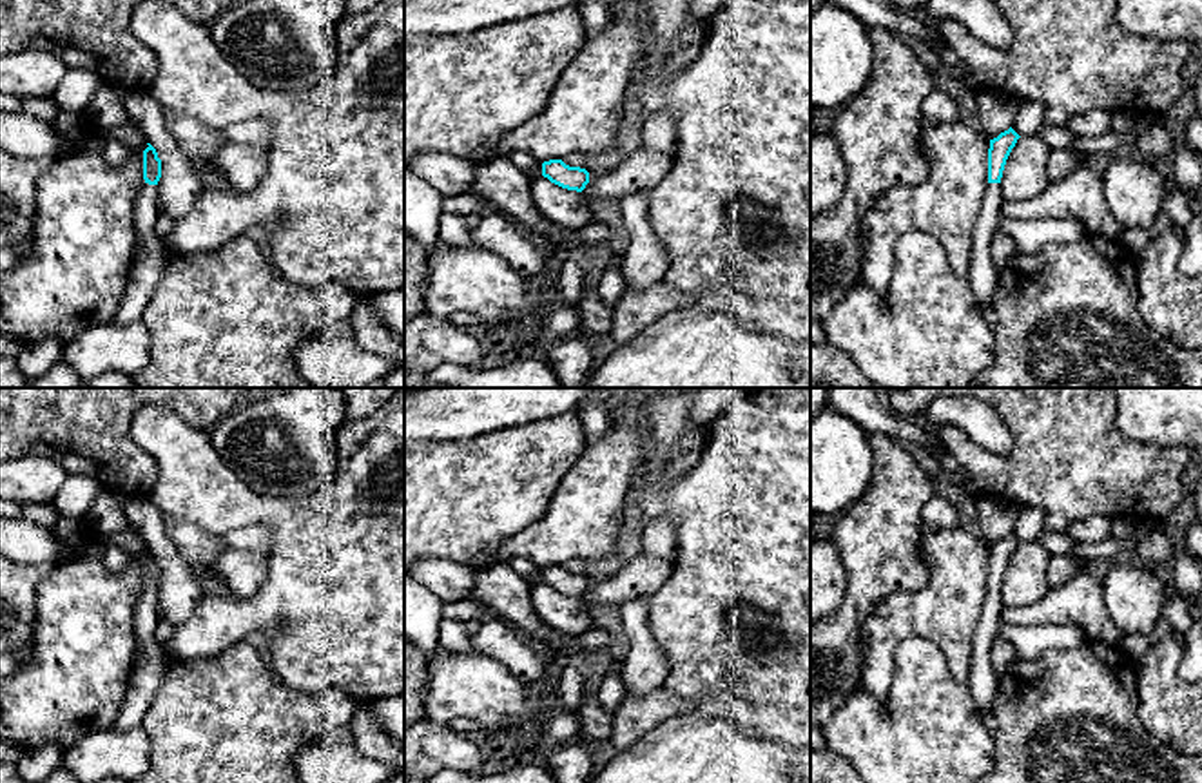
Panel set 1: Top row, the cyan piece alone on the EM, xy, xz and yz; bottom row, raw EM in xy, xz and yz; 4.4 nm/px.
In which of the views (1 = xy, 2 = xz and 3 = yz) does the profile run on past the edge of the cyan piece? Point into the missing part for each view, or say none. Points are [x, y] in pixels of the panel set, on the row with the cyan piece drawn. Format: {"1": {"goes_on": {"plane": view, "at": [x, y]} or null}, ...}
{"1": {"goes_on": {"plane": "xy", "at": [149, 265]}}, "2": {"goes_on": null}, "3": {"goes_on": {"plane": "yz", "at": [983, 276]}}}

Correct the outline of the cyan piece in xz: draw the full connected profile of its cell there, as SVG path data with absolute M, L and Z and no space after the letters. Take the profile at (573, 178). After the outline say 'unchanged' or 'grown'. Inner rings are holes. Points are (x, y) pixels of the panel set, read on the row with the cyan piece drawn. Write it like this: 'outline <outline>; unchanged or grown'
outline M549 160L542 163L542 176L551 183L582 192L589 183L589 172L580 167L569 167L562 160Z; unchanged

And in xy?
outline M149 147L143 150L143 190L136 199L134 207L134 227L140 237L140 252L134 257L134 265L129 274L127 290L123 301L111 319L114 324L127 324L141 319L150 294L165 276L165 266L172 256L172 248L165 243L154 223L160 216L156 207L158 181L161 178L161 160L156 149Z; grown

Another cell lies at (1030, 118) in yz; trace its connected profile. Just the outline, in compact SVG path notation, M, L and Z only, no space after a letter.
M1019 102L1019 112L1013 120L1012 129L1019 136L1037 136L1044 125L1044 105L1039 102Z

